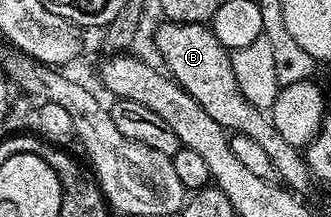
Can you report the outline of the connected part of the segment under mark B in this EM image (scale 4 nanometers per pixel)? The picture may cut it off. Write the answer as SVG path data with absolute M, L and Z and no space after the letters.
M165 20L160 24L154 32L154 44L172 79L206 110L206 114L214 119L214 122L218 122L227 131L237 132L257 141L258 146L270 156L270 162L273 163L281 183L289 191L299 196L307 196L306 194L312 190L312 184L314 185L314 177L305 155L286 142L261 109L247 102L234 75L231 53L214 37L211 27L205 24L182 24Z

